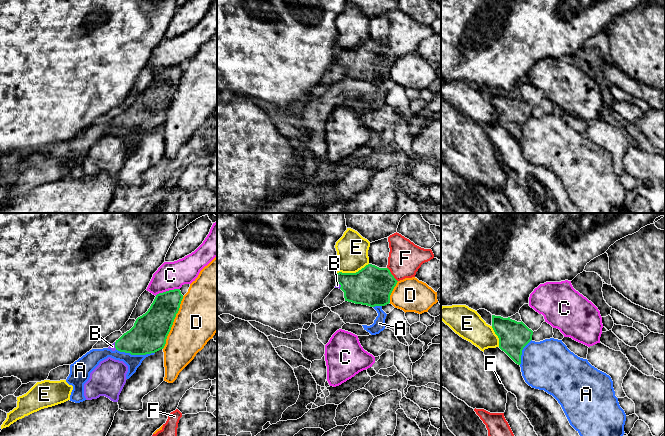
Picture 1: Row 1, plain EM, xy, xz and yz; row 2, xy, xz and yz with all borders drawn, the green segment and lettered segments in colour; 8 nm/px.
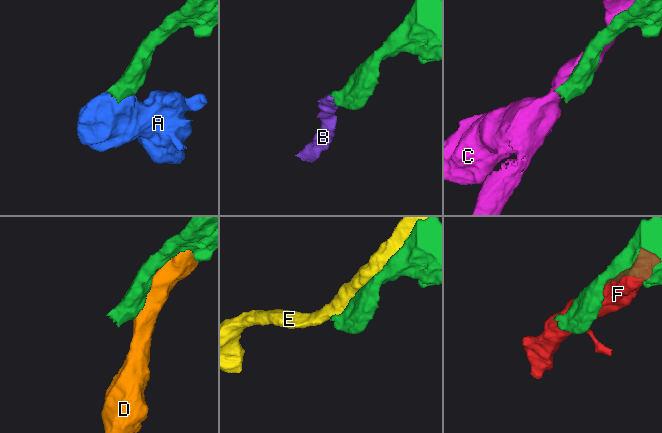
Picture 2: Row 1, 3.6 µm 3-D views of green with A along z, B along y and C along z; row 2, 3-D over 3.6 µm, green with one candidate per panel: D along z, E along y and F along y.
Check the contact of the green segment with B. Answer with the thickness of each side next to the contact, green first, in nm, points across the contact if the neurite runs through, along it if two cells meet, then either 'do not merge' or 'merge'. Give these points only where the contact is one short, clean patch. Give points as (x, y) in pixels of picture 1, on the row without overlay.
320/30 nm | across xz (371, 62), (340, 60), (337, 61) | merge

